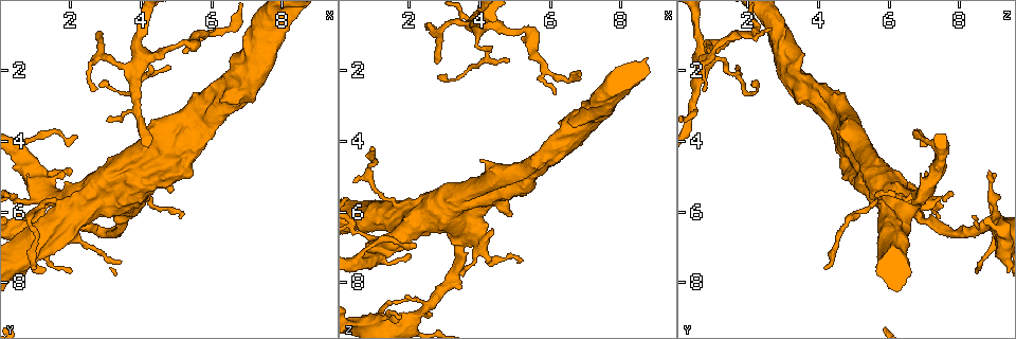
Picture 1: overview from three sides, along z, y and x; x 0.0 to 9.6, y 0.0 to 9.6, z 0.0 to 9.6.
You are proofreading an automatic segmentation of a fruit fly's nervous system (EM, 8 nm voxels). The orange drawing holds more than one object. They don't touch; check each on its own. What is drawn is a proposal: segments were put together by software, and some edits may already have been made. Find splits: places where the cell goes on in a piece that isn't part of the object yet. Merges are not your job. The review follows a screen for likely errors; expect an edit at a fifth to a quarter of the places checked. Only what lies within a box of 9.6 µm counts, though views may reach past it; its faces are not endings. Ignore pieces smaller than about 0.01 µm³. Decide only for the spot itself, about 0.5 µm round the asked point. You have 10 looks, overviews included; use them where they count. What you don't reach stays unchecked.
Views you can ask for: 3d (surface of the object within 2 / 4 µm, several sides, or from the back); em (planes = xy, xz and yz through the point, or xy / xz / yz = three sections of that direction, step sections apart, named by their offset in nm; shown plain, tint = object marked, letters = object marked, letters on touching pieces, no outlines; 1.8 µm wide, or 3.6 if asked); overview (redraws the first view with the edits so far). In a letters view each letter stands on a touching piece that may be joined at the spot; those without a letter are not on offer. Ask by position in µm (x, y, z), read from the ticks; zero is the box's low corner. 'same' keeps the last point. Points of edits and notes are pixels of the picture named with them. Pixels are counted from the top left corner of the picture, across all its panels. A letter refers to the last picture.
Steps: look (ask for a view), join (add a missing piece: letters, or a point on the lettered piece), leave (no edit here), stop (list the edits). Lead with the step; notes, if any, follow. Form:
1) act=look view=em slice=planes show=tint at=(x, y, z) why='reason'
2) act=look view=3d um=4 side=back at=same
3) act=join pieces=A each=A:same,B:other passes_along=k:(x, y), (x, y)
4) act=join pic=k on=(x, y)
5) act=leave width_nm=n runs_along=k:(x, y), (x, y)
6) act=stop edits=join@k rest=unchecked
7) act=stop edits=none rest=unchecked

act=look view=3d um=2 side=back at=(6.55, 0.85, 2.35) why='abrupt turn'

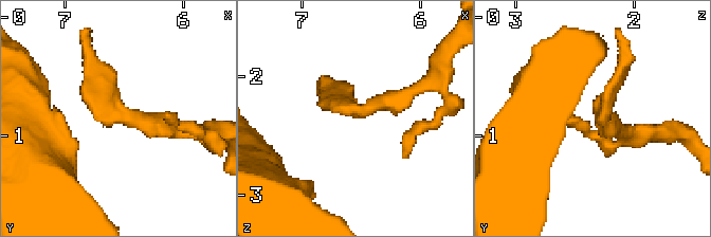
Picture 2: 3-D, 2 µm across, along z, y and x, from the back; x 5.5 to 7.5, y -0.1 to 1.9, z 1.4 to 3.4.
act=look view=em slice=yz step=16 show=letters at=(6.56, 0.82, 2.28) why='need the tissue'

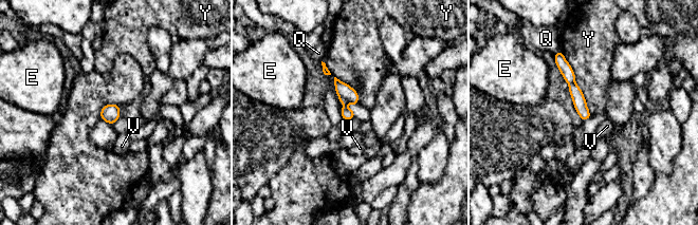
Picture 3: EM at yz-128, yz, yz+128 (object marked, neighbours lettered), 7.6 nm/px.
act=leave longest_contact=Y:550nm each=E:other,Q:other,V:other,Y:other found='no lettered piece goes on from it'

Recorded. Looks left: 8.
act=look view=em slice=planes show=letters at=(2.55, 2.65, 0.70) why='free end'

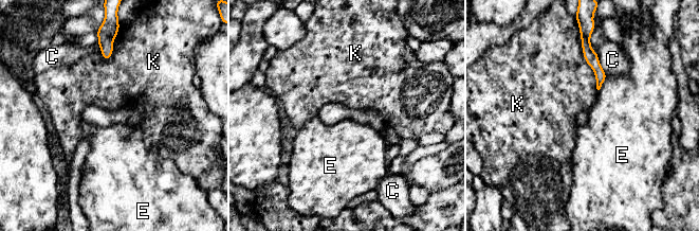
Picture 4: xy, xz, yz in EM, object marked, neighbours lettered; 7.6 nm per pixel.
act=leave each=C:other,E:other,K:other runs_along=4:(586, 51), (599, 71), (599, 84) found='no lettered piece goes on from it'

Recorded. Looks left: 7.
act=look view=em slice=xz step=4 show=plain at=(2.75, 1.10, 1.80) why='free end'

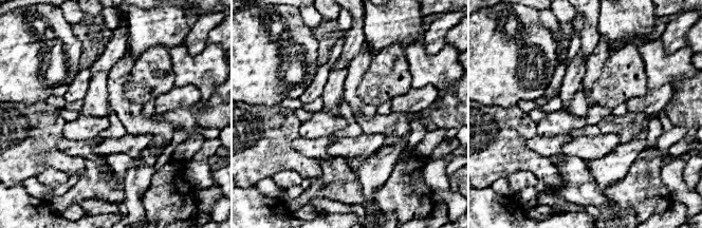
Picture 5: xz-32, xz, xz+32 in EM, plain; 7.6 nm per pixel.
act=look view=em slice=xz step=4 show=letters at=same why='see the neighbours'

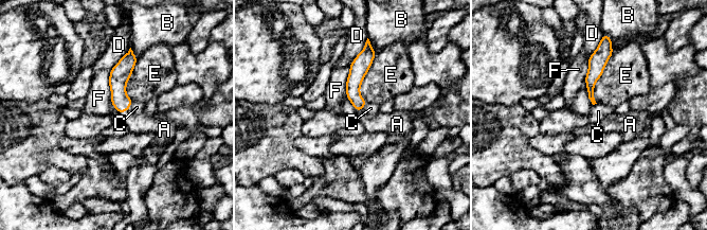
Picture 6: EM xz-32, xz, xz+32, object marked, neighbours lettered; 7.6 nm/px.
act=join pieces=A each=A:same,B:other,C:other,D:other,E:other,F:other passes_along=6:(118, 80), (124, 111), (144, 122) found='the cell continues'

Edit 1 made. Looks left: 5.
act=look view=overview

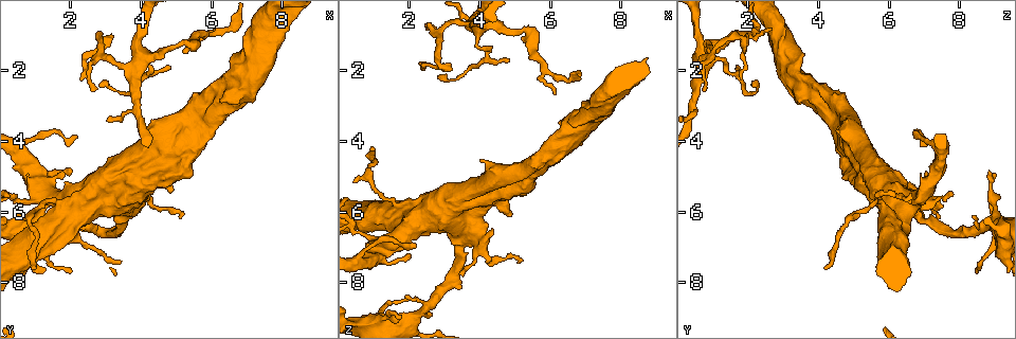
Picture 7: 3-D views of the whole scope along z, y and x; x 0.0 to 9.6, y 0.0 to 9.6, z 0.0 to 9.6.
act=look view=em slice=yz step=8 show=letters at=(3.90, 5.75, 7.10)

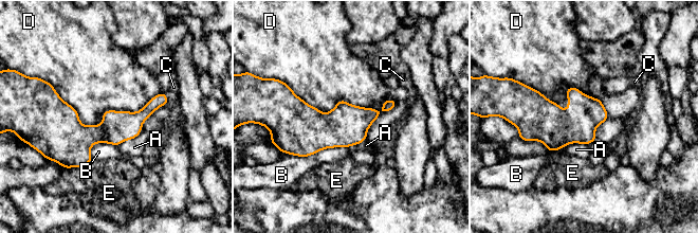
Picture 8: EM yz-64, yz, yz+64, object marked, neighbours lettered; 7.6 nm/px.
act=look view=em slice=xy step=8 show=letters at=same

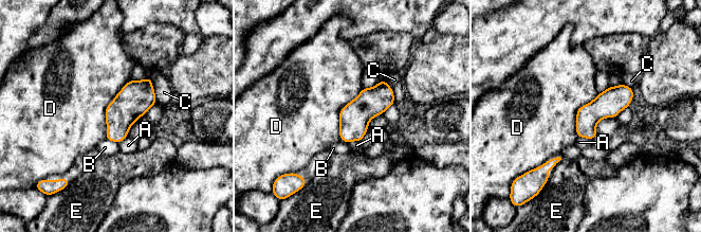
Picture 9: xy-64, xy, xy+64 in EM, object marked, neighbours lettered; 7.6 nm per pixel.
act=leave width_nm=190 each=A:other,B:other,C:other,D:other,E:other border=9:(129, 79), (106, 108), (105, 138) found='no lettered piece goes on from it'

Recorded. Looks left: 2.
act=stop edits=join@6 rest=unchecked

